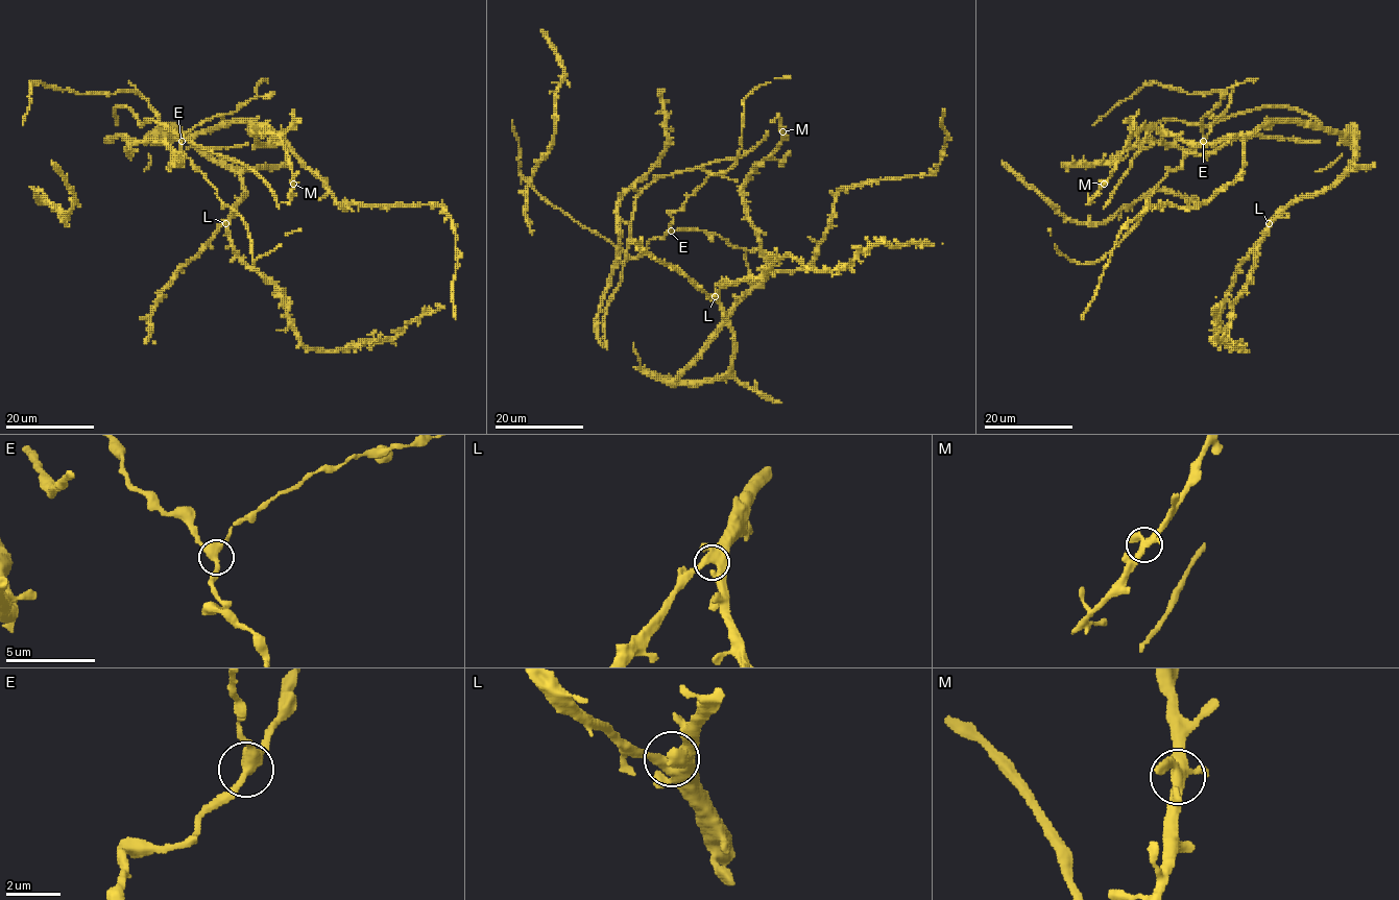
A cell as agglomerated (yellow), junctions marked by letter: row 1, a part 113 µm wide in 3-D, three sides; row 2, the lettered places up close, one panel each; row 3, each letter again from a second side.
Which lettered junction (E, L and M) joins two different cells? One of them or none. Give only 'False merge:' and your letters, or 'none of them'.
False merge: none of them

